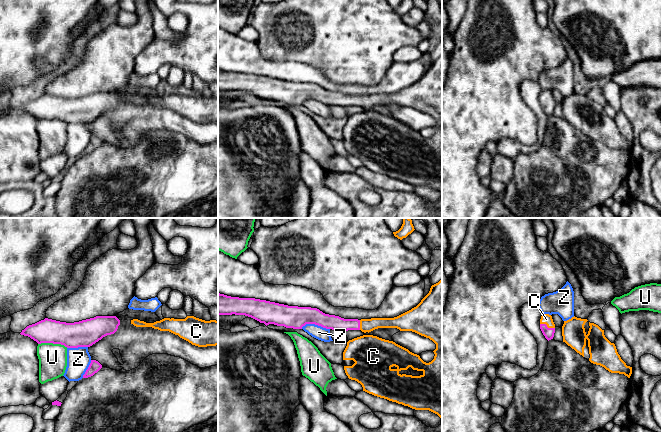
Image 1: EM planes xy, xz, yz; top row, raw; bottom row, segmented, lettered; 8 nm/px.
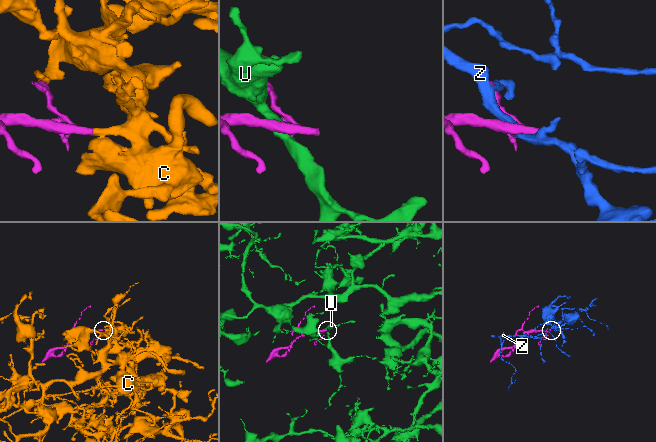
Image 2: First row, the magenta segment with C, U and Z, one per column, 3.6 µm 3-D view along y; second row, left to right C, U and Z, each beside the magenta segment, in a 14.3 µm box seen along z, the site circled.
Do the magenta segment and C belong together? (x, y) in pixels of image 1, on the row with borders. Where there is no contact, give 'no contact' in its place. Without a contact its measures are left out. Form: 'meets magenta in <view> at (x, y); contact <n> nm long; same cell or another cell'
meets magenta in yz at (546, 326); contact 130 nm long; same cell

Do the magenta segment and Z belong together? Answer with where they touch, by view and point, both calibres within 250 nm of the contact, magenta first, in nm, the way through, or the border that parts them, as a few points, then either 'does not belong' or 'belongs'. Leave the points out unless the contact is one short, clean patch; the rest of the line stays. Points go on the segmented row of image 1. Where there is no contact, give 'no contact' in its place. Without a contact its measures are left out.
meets magenta in xz at (315, 324); 180 nm thick on the magenta side, 110 nm on the other; does not belong

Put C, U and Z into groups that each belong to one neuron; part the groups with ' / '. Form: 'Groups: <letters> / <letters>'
Groups: C / U / Z

